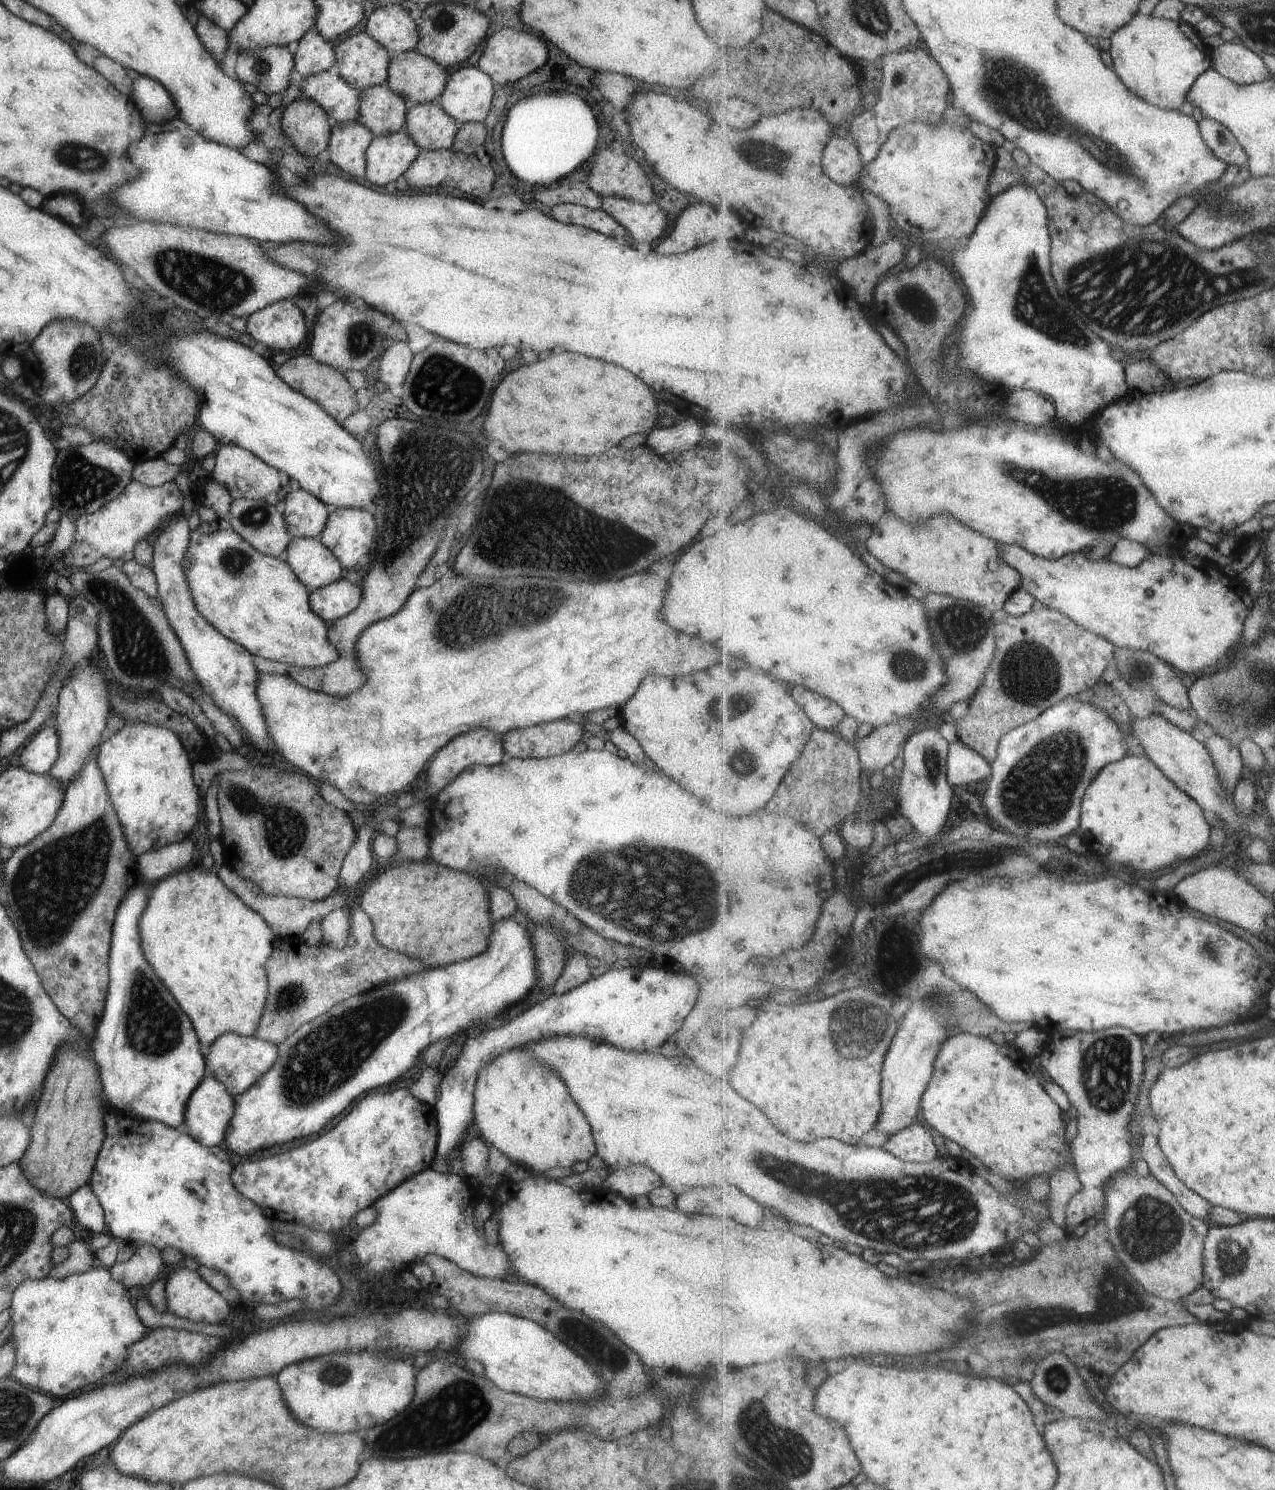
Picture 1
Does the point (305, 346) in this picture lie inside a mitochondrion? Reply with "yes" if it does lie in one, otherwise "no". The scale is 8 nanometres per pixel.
no

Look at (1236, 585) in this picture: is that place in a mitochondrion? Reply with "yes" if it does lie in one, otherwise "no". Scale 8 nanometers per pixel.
no

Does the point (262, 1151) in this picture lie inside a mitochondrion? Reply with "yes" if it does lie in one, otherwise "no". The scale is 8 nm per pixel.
no

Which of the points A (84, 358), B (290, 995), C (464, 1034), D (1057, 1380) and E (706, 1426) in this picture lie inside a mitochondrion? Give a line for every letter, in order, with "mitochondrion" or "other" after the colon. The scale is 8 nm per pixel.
A: mitochondrion
B: mitochondrion
C: other
D: mitochondrion
E: other

